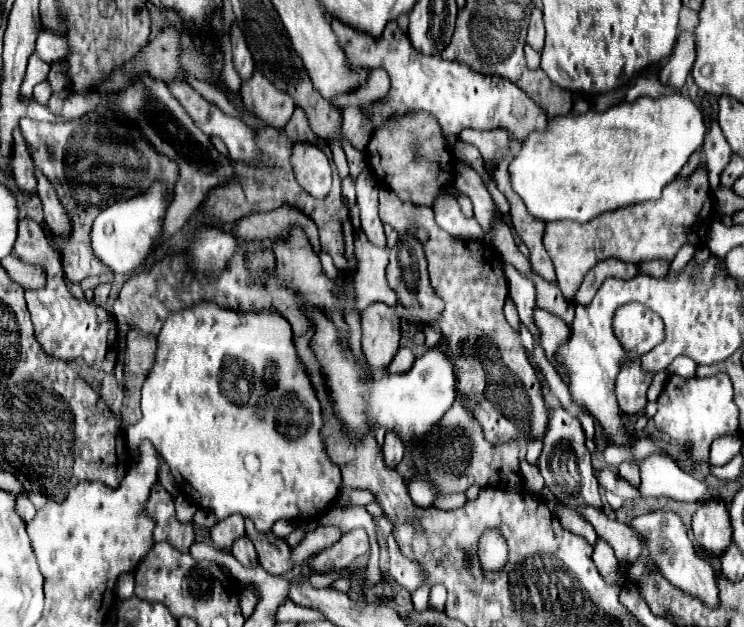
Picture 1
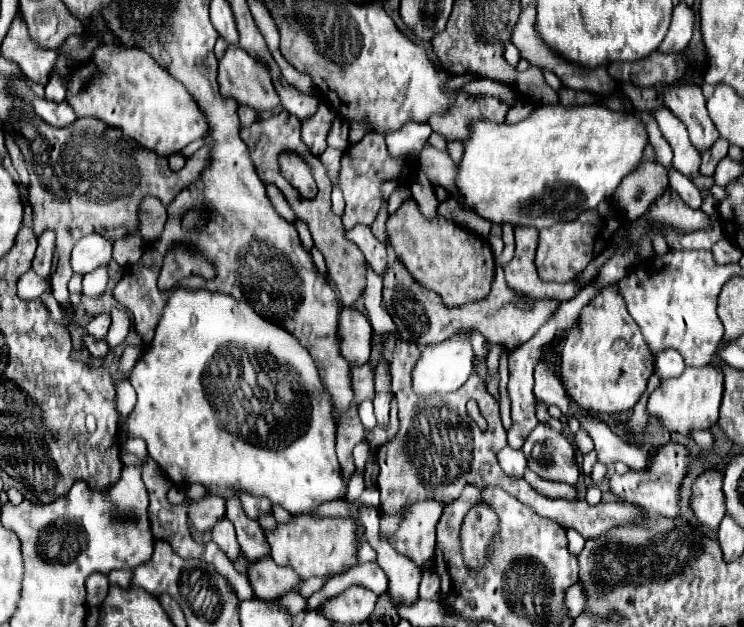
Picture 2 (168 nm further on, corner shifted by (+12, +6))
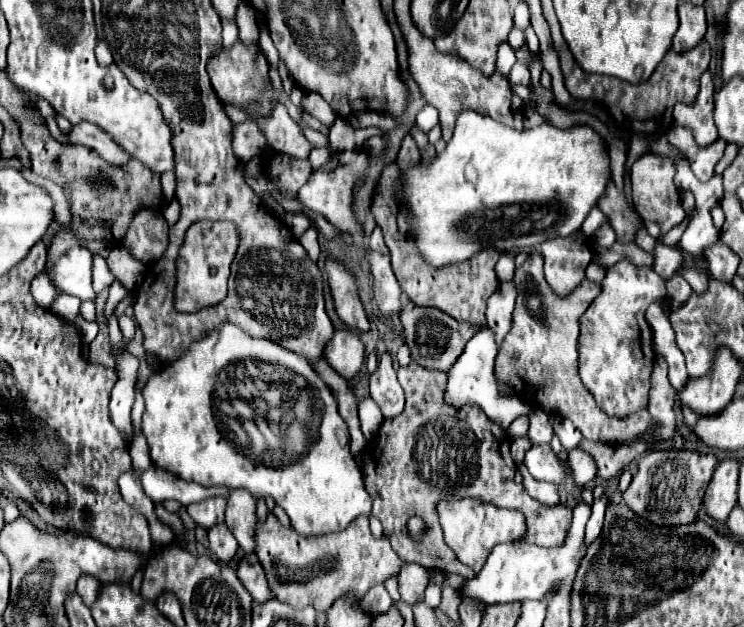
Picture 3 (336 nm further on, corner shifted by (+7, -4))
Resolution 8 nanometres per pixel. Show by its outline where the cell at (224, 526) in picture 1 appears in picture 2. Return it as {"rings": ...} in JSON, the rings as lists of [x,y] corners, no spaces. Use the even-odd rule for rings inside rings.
{"rings":[[[204,496],[202,500],[192,500],[188,506],[188,518],[198,532],[212,530],[214,524],[224,518],[224,498]]]}

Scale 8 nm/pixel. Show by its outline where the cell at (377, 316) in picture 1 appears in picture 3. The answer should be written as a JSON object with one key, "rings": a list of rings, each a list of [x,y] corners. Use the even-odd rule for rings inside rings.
{"rings":[[[353,330],[335,332],[333,340],[325,348],[325,360],[343,378],[353,380],[359,374],[365,360],[365,346],[359,340],[357,332]]]}

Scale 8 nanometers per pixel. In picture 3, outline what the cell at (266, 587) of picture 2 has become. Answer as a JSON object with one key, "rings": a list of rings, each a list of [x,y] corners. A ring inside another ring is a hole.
{"rings":[[[247,554],[237,568],[237,576],[243,582],[243,586],[249,590],[251,598],[255,602],[267,602],[269,598],[273,598],[273,592],[269,590],[265,572],[261,562],[255,558],[255,554]]]}

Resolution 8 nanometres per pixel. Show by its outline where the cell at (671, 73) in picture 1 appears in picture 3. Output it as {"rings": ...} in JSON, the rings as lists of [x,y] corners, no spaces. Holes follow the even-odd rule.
{"rings":[[[683,2],[679,6],[679,30],[673,38],[673,52],[681,54],[683,50],[695,48],[707,32],[705,6],[693,6]]]}

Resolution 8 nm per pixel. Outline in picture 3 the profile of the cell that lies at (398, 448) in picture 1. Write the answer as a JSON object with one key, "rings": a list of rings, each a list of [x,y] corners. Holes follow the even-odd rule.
{"rings":[[[389,352],[381,354],[379,366],[371,374],[369,388],[371,388],[371,398],[375,400],[375,404],[383,412],[383,416],[397,416],[397,414],[401,414],[405,398],[403,398],[401,384],[397,382],[397,372],[395,372],[395,368],[391,364]]]}

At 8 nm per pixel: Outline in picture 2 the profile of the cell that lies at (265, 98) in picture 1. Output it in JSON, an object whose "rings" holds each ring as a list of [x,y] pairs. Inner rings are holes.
{"rings":[[[228,46],[224,56],[218,60],[218,86],[220,94],[226,98],[234,98],[236,102],[244,102],[246,106],[254,108],[256,112],[272,110],[280,102],[278,94],[274,92],[272,76],[264,64],[254,60],[246,50],[238,46]]]}

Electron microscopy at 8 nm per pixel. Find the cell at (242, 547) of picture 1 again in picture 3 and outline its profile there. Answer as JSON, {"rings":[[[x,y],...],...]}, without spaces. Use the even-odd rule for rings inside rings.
{"rings":[[[215,524],[213,528],[209,528],[209,550],[225,564],[235,558],[239,546],[225,524]]]}

